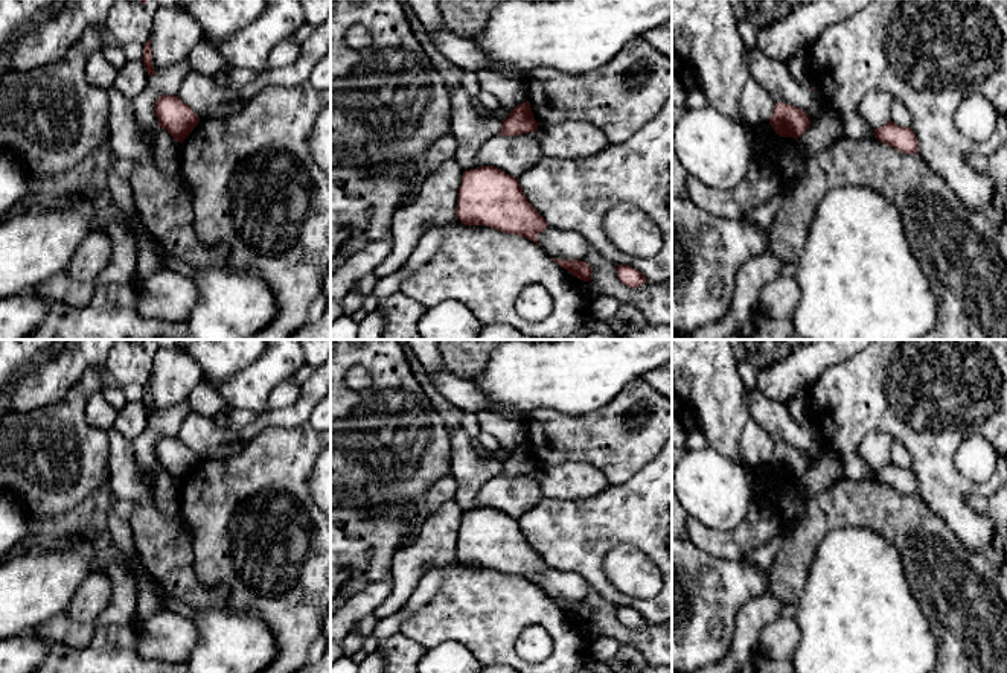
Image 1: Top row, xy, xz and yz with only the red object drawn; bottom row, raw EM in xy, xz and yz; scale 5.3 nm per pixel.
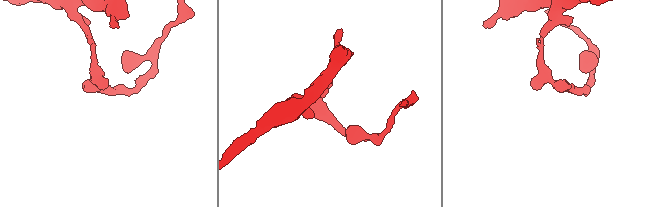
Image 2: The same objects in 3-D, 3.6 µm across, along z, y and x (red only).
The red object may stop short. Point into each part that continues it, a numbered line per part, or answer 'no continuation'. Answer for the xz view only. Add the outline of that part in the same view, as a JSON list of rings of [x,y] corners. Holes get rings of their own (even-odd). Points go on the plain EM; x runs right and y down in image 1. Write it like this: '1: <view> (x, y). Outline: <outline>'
no continuation

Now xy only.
no continuation

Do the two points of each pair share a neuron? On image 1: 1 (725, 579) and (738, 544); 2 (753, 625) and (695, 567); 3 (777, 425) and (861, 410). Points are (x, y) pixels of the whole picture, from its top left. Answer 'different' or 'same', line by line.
1: different
2: different
3: different

